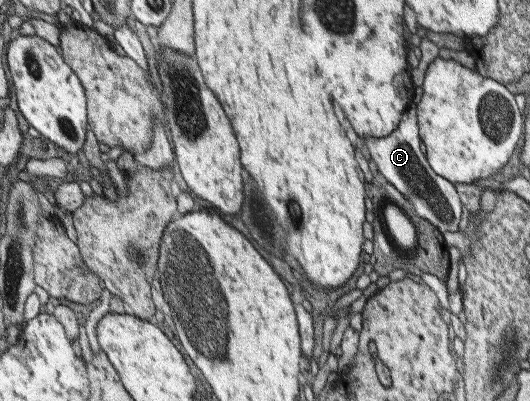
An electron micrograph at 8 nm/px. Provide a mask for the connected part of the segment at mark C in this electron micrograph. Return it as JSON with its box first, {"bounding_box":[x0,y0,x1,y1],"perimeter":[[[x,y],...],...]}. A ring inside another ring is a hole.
{"bounding_box":[357,105,462,233],"perimeter":[[[410,105],[402,114],[397,129],[384,137],[357,137],[360,145],[365,145],[369,151],[370,159],[374,161],[382,177],[388,185],[395,187],[406,199],[410,199],[413,210],[418,217],[426,219],[430,225],[440,233],[445,231],[458,231],[462,204],[453,186],[443,177],[436,175],[429,166],[425,153],[420,149],[420,136],[417,128],[416,108]]]}

